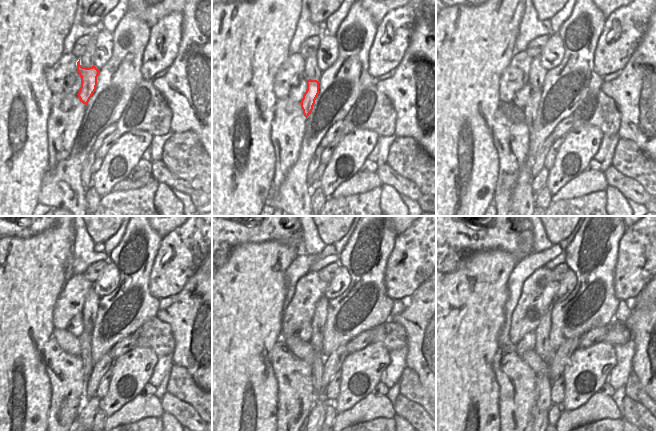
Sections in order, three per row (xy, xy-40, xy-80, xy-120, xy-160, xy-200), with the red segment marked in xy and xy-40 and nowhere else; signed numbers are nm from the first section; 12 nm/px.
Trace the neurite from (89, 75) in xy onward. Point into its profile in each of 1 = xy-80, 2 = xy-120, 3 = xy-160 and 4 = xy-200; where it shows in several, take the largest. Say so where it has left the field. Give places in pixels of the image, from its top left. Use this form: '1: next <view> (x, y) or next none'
1: next xy-80 (511, 111)
2: next xy-120 (81, 346)
3: next xy-160 (303, 350)
4: next xy-200 (543, 382)

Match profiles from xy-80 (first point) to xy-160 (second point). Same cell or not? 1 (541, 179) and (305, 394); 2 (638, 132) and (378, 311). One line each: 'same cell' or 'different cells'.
1: different cells
2: different cells

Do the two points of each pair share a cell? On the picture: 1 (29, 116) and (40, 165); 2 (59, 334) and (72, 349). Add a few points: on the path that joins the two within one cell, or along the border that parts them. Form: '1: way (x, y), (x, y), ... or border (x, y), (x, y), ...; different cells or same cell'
1: way (29, 128), (29, 153); same cell
2: way (63, 338), (70, 345); same cell

